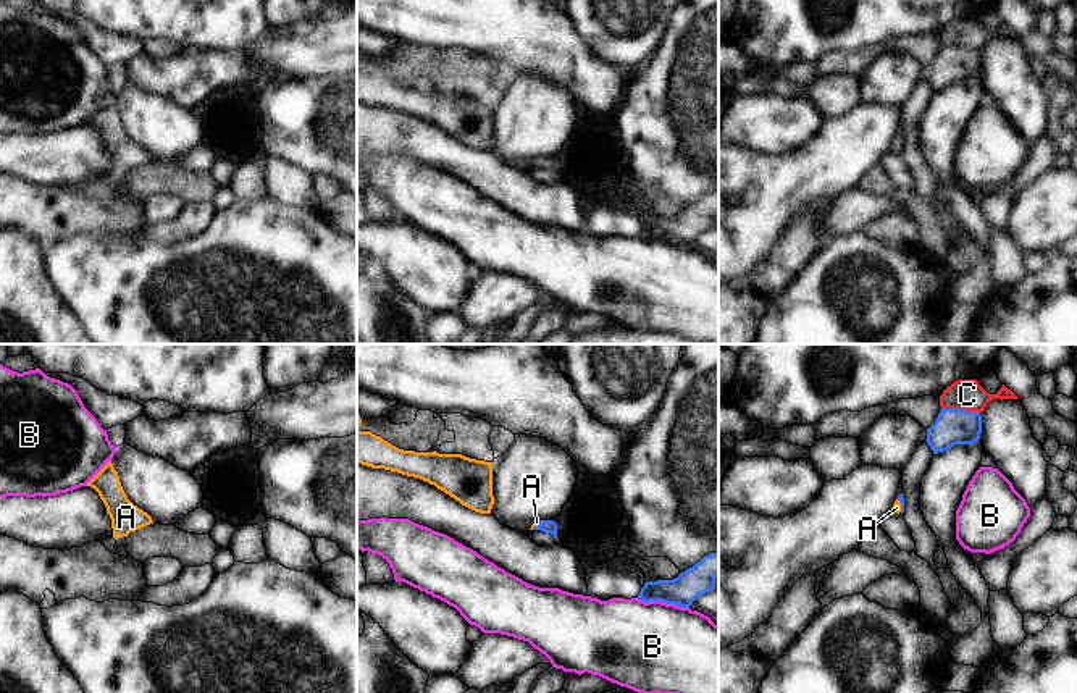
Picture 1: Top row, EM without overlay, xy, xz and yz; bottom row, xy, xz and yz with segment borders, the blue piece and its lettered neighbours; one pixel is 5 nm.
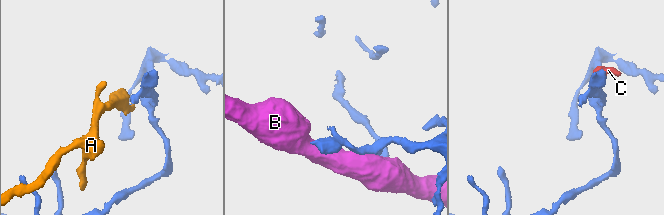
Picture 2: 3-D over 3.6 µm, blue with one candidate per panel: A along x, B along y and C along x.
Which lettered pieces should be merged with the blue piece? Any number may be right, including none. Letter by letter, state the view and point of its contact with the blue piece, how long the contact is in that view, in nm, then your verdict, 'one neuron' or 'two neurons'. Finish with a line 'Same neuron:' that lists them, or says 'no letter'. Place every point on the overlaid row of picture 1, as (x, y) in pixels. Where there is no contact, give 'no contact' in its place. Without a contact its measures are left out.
A: contact yz (901, 504); length 80 nm; one neuron
B: contact xz (664, 601); length 260 nm; two neurons
C: contact yz (961, 409); length 190 nm; two neurons
Same neuron: A

